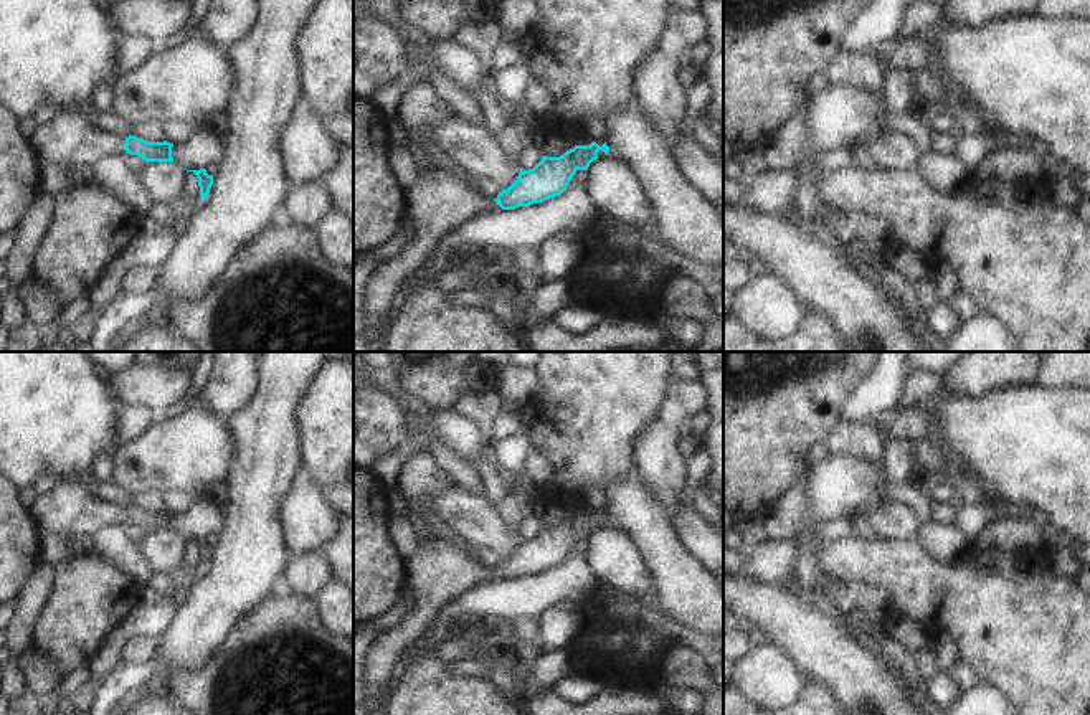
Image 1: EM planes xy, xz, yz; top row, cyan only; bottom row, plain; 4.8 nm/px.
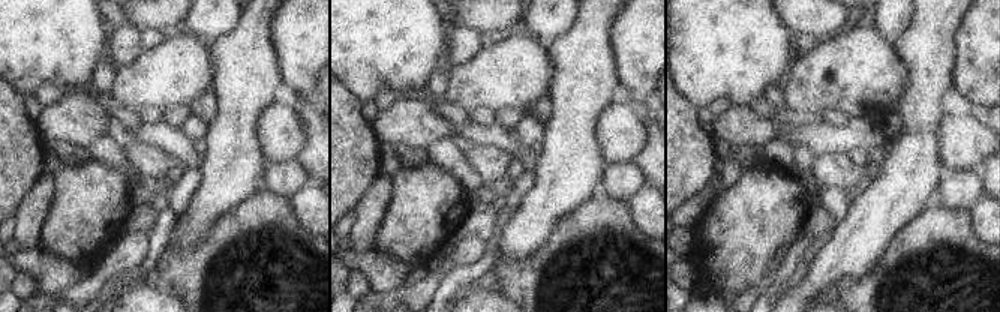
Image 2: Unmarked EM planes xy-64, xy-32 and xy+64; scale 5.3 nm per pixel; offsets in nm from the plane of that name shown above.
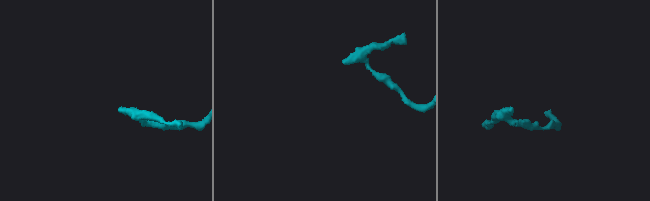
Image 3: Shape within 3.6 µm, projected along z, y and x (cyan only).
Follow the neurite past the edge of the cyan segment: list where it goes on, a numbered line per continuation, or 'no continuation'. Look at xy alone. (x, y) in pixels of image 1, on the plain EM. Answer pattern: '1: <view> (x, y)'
1: xy (70, 507)

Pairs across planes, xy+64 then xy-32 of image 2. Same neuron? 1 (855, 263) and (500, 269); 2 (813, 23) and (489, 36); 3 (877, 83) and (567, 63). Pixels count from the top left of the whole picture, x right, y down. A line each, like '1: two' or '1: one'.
1: two
2: two
3: two

